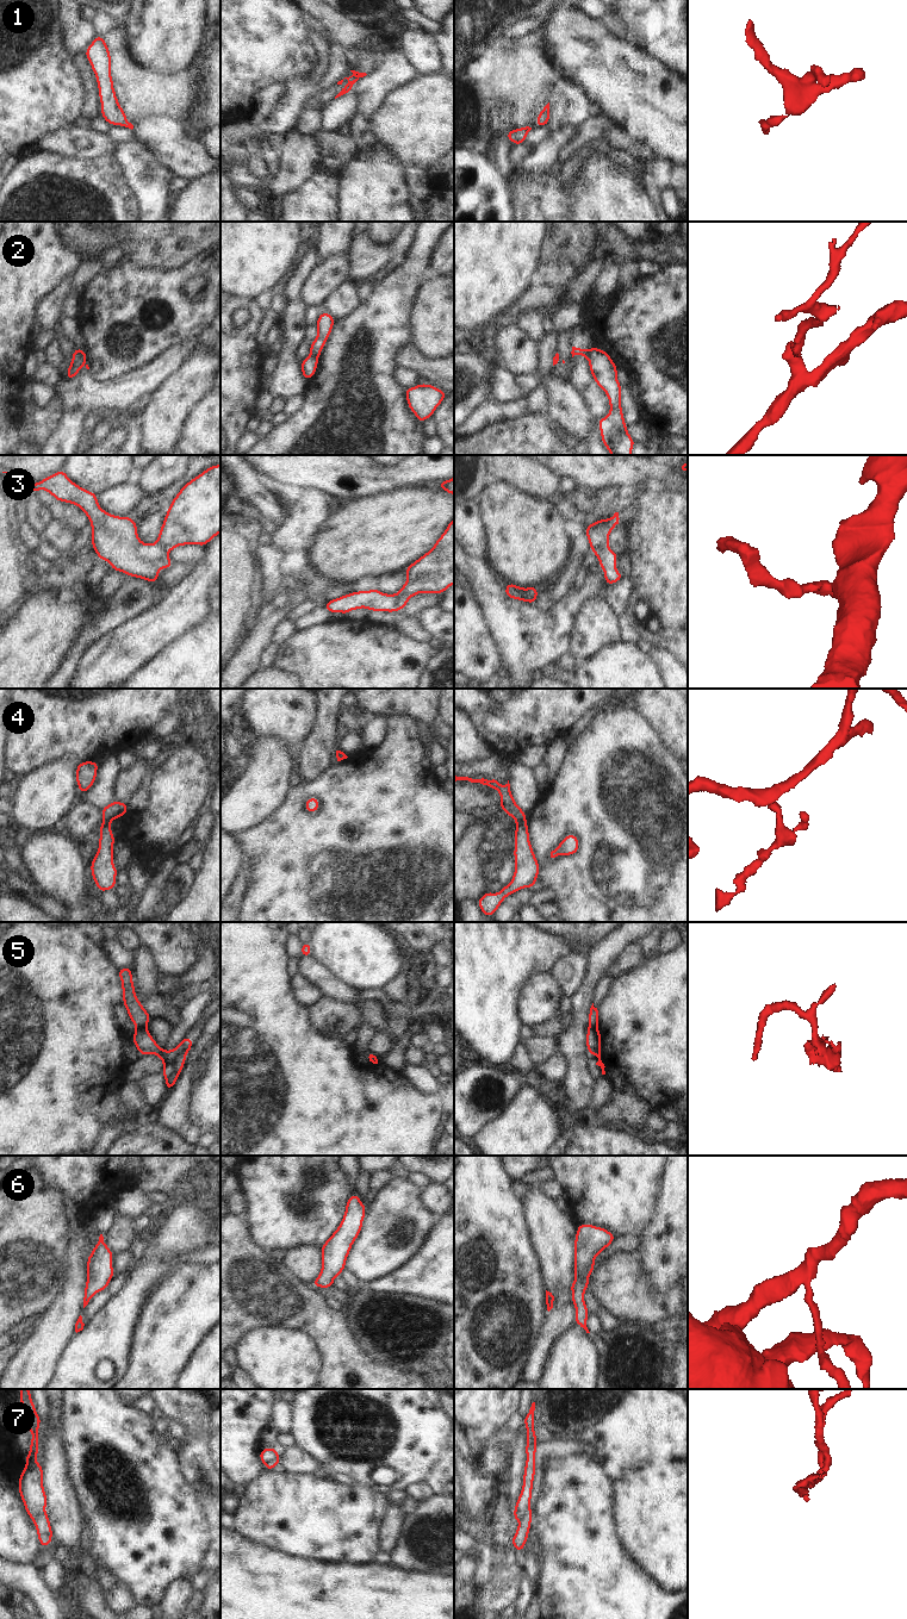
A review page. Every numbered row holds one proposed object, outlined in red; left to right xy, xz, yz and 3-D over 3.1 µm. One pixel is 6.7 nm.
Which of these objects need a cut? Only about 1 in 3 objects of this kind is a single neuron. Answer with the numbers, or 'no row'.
2, 3, 4, 5, 7

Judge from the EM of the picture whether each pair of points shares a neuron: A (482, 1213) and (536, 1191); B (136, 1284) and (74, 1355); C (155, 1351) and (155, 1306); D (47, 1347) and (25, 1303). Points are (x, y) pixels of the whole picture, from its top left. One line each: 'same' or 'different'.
A: different
B: same
C: same
D: different

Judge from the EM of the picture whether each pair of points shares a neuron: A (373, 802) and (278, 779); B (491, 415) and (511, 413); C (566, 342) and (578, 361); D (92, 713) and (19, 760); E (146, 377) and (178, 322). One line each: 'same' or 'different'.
A: different
B: same
C: different
D: same
E: different

